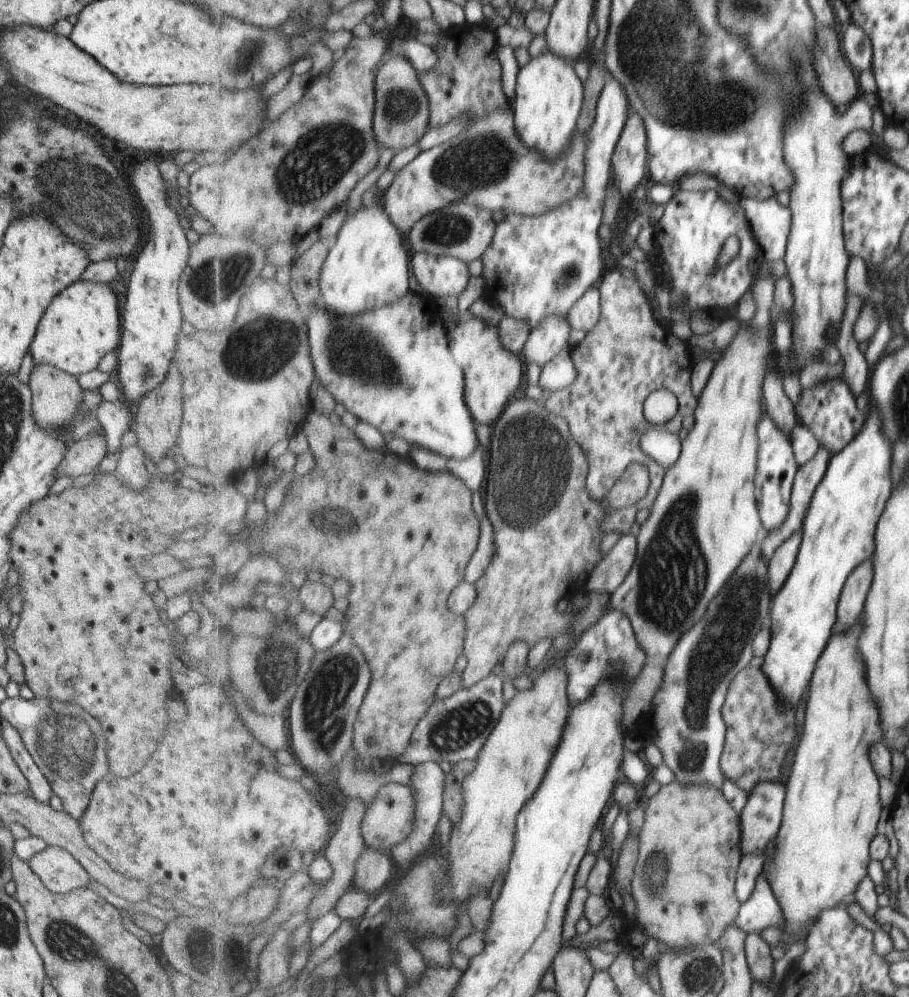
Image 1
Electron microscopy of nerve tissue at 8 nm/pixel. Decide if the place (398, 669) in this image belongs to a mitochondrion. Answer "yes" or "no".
no

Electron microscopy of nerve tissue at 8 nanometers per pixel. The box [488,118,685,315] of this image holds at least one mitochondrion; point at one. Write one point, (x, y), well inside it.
(571, 272)

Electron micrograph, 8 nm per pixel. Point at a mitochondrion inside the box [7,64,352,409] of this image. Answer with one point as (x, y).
(82, 194)

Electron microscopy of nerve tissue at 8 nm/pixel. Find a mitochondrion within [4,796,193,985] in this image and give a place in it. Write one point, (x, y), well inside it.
(62, 936)

